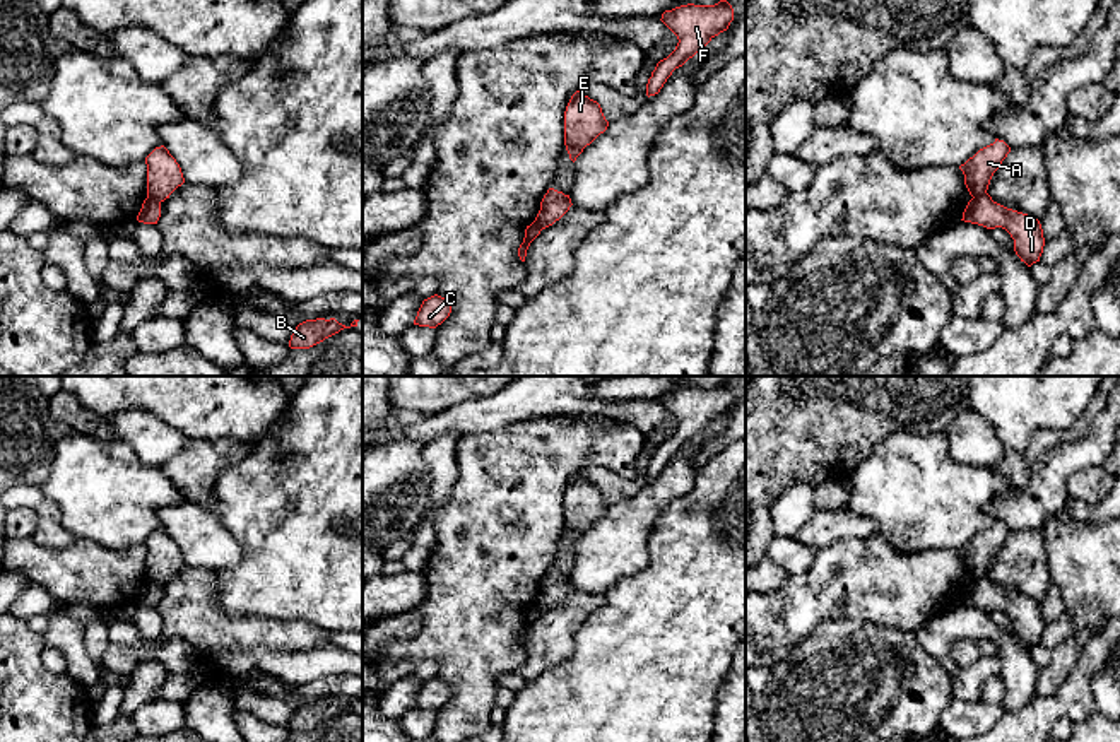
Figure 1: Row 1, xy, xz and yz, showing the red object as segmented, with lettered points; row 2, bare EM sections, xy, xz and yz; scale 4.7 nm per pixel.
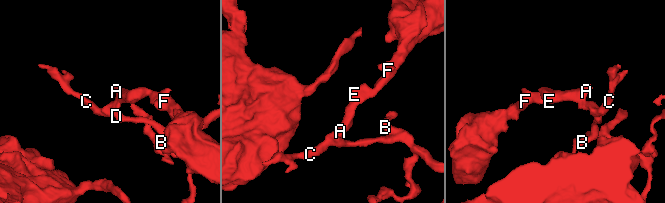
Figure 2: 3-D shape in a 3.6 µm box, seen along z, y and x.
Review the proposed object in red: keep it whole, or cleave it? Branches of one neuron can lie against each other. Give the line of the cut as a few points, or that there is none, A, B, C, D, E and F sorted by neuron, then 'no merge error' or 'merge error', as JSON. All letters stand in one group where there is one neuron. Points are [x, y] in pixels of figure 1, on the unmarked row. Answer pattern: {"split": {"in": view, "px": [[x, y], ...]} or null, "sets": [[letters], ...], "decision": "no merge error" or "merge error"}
{"split": {"in": "xy", "px": [[147, 577], [161, 583]]}, "sets": [["A", "E", "F"], ["B", "C", "D"]], "decision": "merge error"}

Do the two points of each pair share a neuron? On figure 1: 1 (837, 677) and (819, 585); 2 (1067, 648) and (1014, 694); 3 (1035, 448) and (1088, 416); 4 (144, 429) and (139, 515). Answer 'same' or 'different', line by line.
1: different
2: different
3: same
4: different

